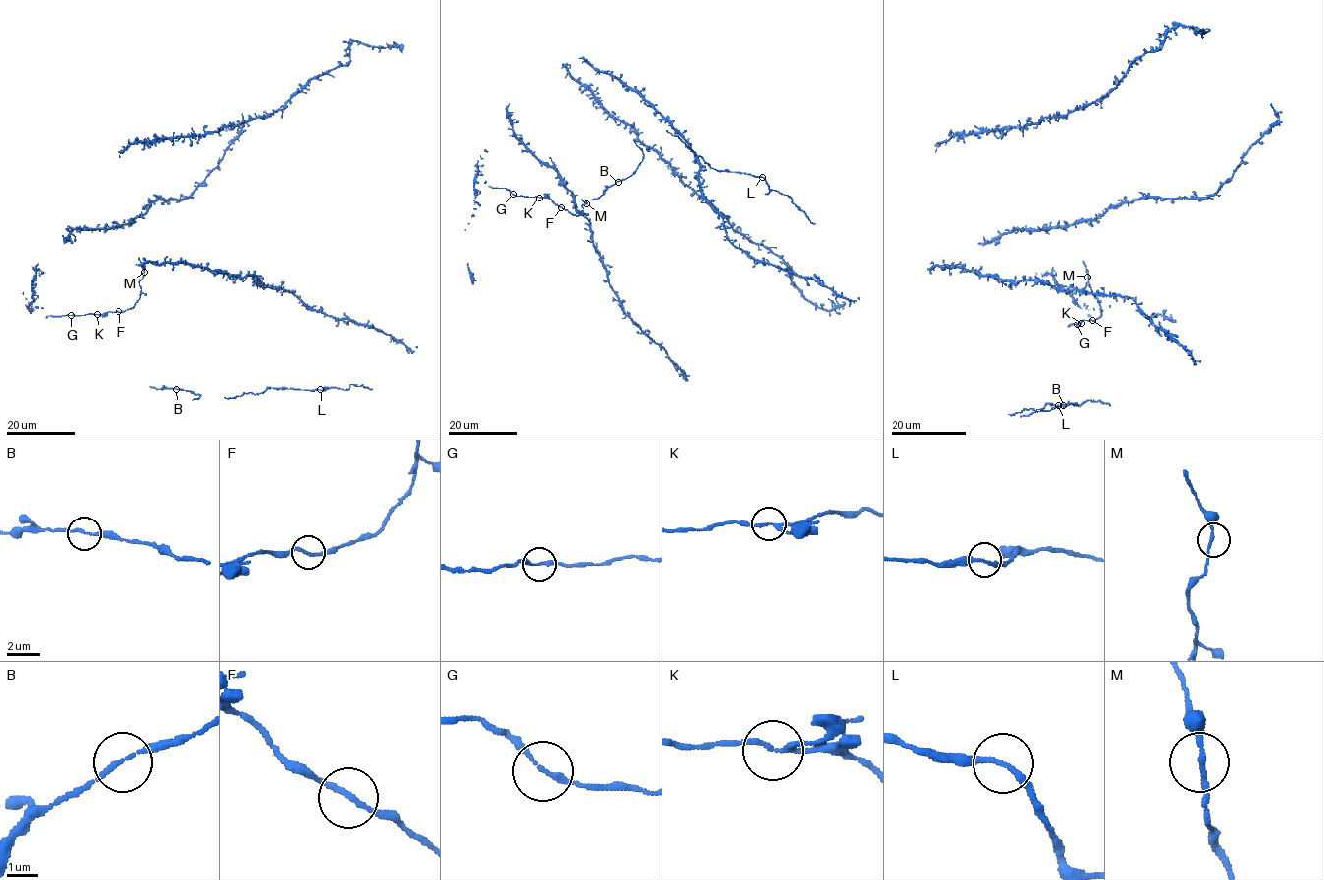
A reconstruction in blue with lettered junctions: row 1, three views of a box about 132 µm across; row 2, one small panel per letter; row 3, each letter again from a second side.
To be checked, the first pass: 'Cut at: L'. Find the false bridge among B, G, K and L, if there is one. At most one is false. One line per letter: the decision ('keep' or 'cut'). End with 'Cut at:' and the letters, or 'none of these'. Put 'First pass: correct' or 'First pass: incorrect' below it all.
B: keep
G: keep
K: keep
L: keep
Cut at: none of these
First pass: incorrect

